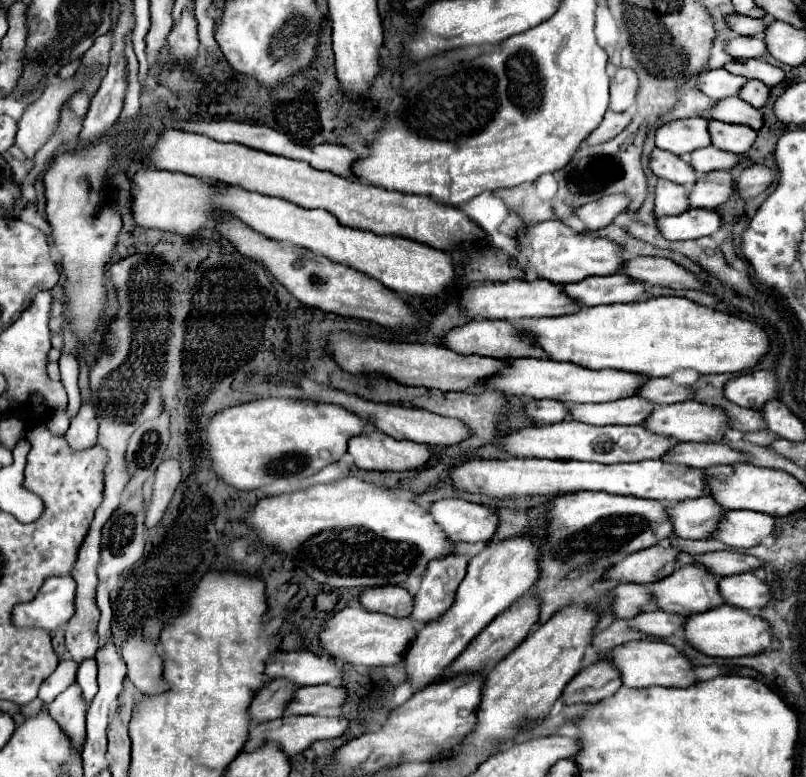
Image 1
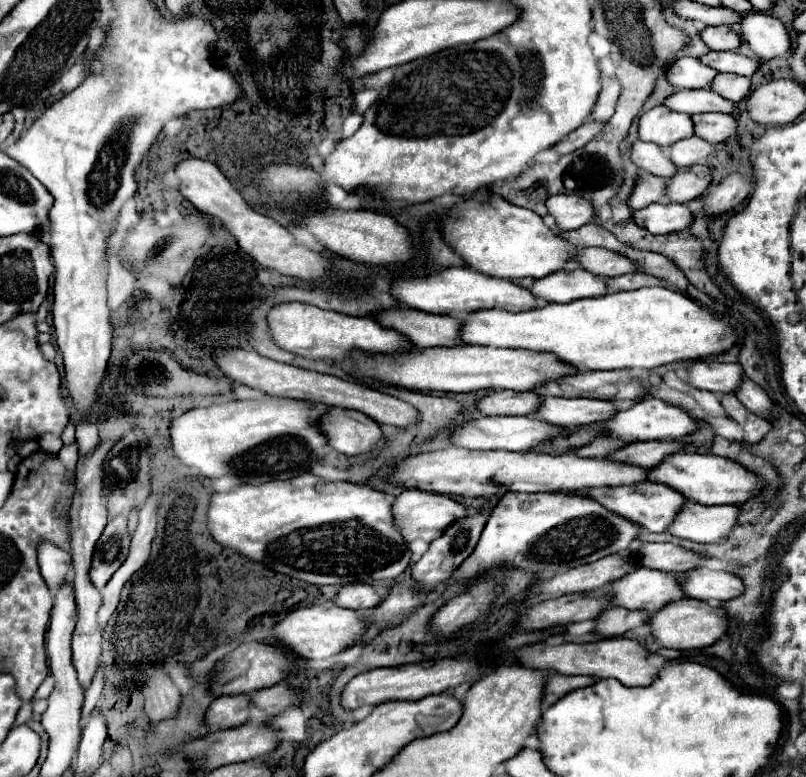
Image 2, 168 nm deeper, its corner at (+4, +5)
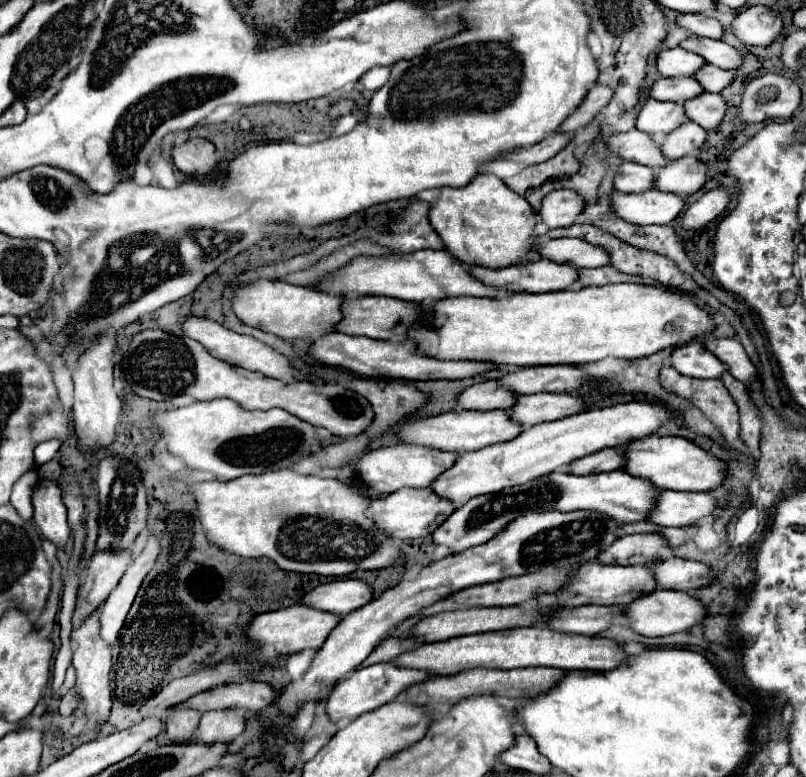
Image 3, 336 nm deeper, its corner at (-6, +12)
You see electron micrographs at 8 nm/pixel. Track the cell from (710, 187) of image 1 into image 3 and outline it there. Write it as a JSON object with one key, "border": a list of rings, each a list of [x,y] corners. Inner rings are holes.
{"border":[[[682,156],[662,170],[656,170],[654,188],[660,192],[672,192],[678,196],[688,196],[698,192],[706,182],[706,166],[696,156]]]}

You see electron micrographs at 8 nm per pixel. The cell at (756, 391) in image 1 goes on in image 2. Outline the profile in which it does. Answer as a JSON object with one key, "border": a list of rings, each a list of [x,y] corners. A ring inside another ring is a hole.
{"border":[[[692,361],[688,367],[688,383],[696,389],[706,389],[718,395],[736,393],[744,381],[744,369],[740,363],[716,363],[716,361]]]}

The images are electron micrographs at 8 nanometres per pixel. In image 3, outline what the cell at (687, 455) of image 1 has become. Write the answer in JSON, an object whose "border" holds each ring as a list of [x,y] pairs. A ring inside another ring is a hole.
{"border":[[[604,448],[604,450],[590,454],[590,456],[574,460],[574,464],[568,466],[568,472],[578,474],[578,476],[586,476],[586,474],[620,470],[622,464],[624,464],[622,448]]]}

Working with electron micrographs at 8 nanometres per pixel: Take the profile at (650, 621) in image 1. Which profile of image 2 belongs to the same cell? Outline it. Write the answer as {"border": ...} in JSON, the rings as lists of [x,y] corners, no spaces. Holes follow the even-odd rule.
{"border":[[[610,607],[598,617],[596,631],[604,637],[620,637],[634,627],[646,625],[648,617],[650,615],[644,613],[644,611],[630,611],[630,609],[624,609],[624,607]]]}

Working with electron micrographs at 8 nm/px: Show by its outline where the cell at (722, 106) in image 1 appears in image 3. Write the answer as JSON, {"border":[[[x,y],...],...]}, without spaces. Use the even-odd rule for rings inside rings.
{"border":[[[658,78],[650,88],[650,96],[654,100],[672,100],[676,104],[682,104],[702,92],[704,88],[694,78]]]}

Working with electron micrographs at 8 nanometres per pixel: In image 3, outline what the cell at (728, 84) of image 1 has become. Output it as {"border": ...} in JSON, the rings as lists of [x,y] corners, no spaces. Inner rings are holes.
{"border":[[[672,48],[662,50],[656,58],[656,70],[662,76],[694,76],[704,64],[704,58],[698,58],[698,54],[692,54],[684,48]]]}

